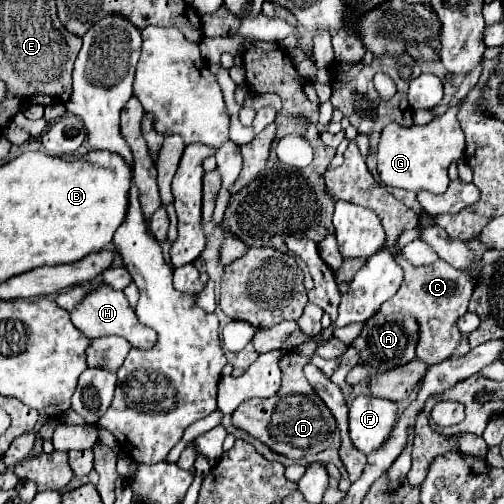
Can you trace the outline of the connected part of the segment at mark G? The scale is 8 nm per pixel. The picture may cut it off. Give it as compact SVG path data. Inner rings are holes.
M459 105L448 108L446 114L438 116L434 122L426 126L410 126L402 128L398 124L388 124L378 142L378 176L384 186L396 186L412 192L428 190L434 194L446 192L450 178L448 166L452 160L460 160L464 156L464 136L458 124Z

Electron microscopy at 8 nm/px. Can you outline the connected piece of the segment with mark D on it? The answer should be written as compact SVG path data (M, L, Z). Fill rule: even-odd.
M286 352L280 358L280 370L282 370L282 384L278 392L270 398L250 398L242 402L236 412L232 414L232 426L248 432L252 438L260 440L264 446L268 446L272 452L282 454L286 458L308 458L322 450L326 450L332 442L332 436L336 432L334 416L318 400L314 390L310 388L308 380L304 378L302 368L310 362L310 358L298 354L298 352Z

